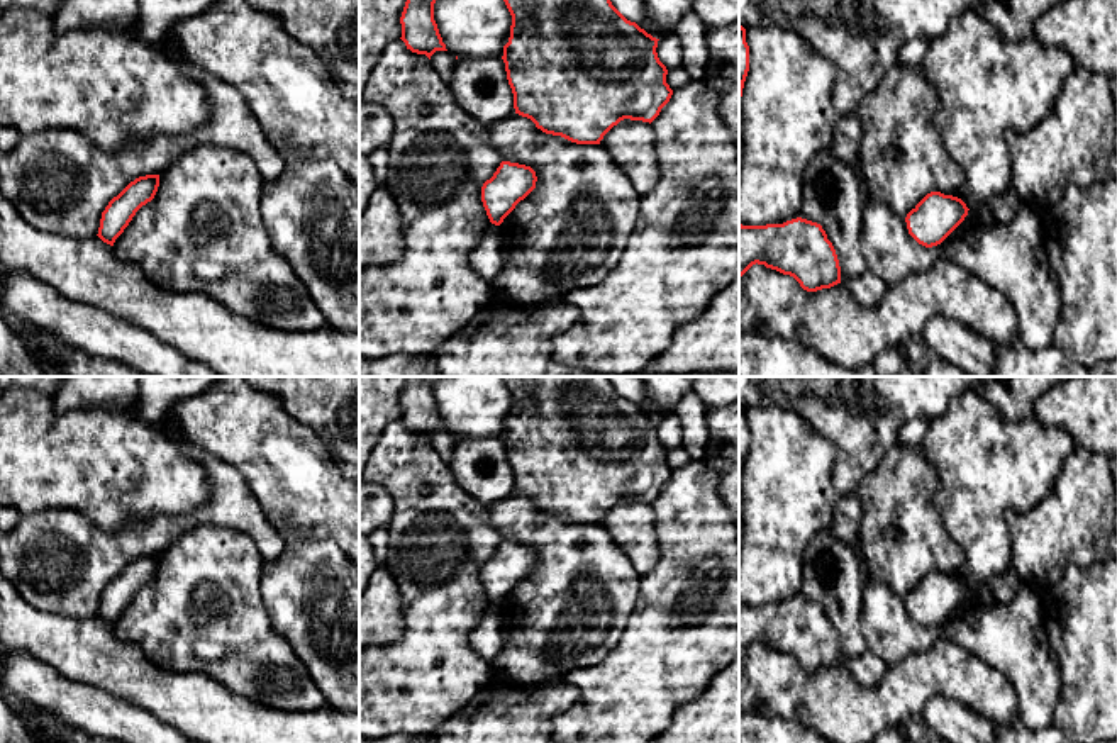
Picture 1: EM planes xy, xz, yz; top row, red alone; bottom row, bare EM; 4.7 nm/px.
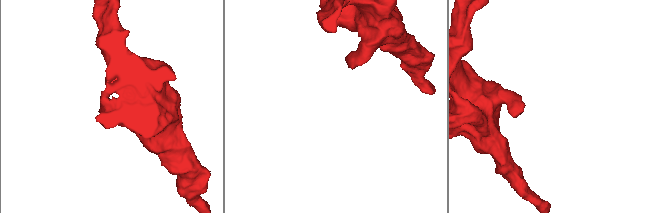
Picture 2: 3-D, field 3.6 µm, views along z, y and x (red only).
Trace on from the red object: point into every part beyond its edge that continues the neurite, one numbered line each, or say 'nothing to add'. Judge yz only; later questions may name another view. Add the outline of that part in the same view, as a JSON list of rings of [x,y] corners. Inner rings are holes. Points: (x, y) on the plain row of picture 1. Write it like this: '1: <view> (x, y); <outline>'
nothing to add

